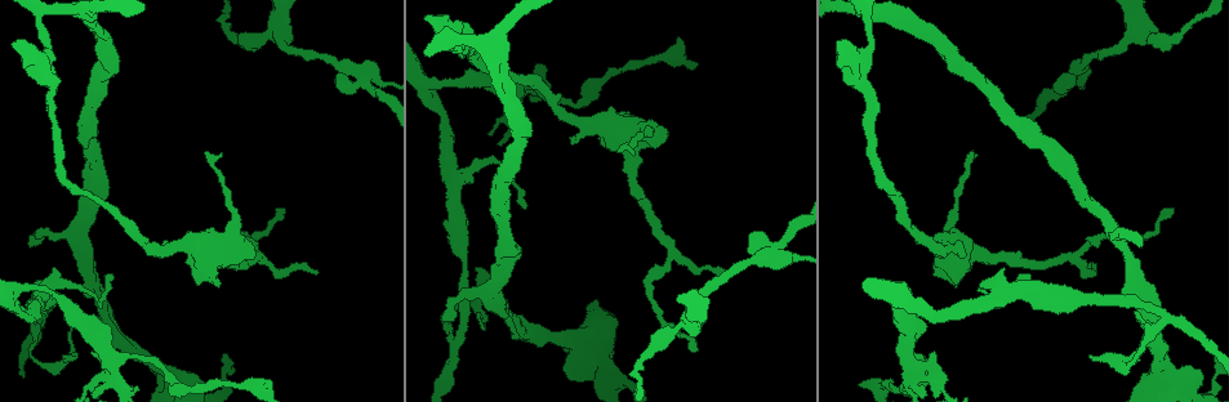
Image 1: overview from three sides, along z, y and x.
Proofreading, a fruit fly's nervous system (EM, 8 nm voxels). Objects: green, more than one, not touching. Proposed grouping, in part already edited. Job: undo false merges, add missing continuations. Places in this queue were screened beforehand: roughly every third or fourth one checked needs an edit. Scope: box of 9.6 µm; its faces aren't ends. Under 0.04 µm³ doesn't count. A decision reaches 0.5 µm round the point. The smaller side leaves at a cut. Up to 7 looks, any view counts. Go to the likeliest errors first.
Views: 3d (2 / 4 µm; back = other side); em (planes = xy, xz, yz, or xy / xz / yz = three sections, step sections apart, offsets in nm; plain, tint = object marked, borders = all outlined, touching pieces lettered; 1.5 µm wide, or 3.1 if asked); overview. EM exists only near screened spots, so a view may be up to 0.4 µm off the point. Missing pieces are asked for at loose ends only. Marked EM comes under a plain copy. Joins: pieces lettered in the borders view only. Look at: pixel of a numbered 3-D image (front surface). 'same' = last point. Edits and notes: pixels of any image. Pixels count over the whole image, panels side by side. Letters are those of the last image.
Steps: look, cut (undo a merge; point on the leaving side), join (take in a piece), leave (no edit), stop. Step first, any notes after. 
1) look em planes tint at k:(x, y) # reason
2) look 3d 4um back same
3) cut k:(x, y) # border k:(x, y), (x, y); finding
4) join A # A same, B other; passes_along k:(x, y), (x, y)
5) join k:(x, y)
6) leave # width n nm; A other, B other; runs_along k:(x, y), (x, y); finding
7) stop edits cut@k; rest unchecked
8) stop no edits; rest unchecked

look em planes borders at 1:(1141, 246) # an open end

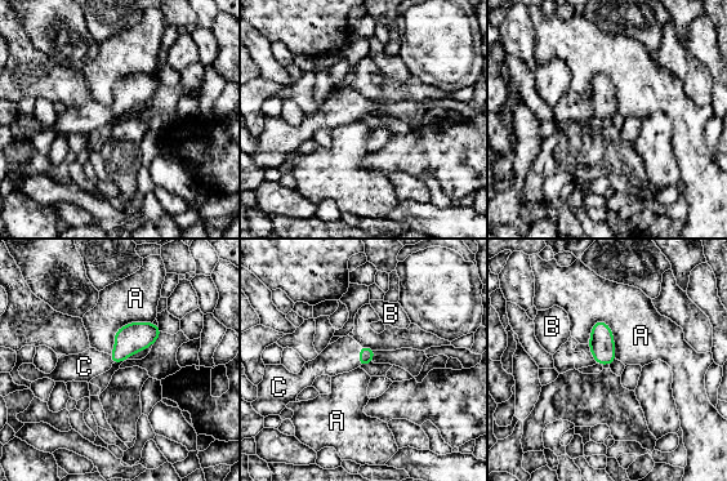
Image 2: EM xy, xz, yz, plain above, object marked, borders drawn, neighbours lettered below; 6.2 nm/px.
join C # A other, B other, C same; it goes on there

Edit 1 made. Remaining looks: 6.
look em planes borders at 1:(963, 258) # branch stops here

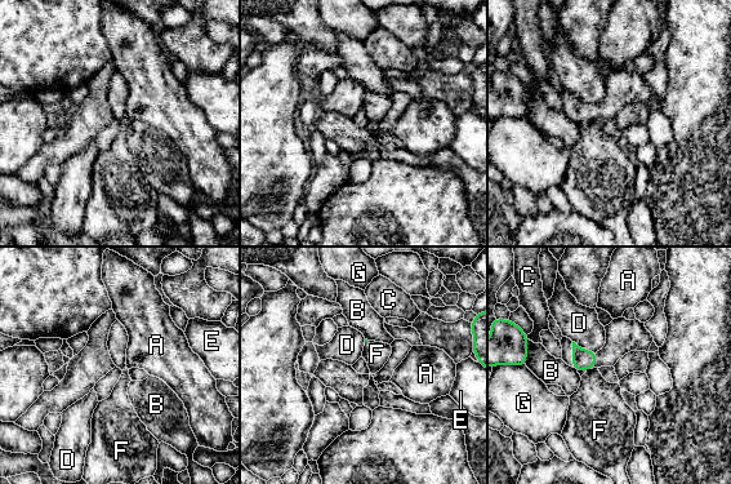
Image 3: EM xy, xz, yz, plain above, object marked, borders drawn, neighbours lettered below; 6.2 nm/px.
leave # A other, B other, C other, D other, E other, F other, G other; border 3:(591, 368), (587, 371); no lettered piece goes on from it

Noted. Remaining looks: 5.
look 3d 4um at 1:(52, 271) # stops while still wide

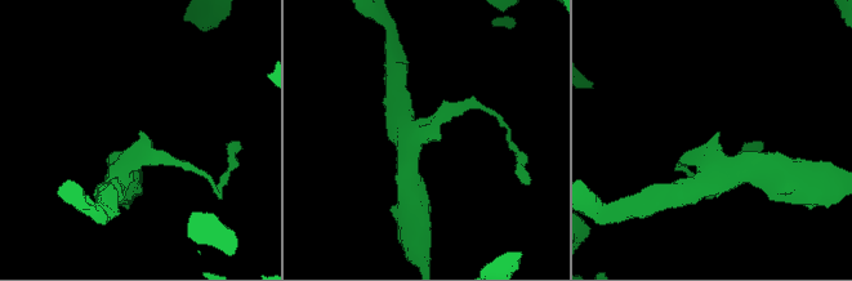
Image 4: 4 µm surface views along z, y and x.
look em planes borders at 4:(427, 143)

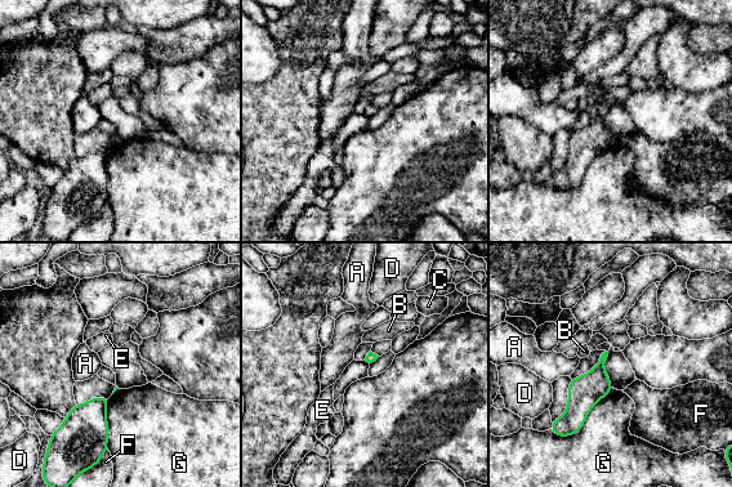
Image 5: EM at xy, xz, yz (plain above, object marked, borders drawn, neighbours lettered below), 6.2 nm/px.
leave # A other, B other, C other, D other, E other, F other, G other; border 5:(612, 388), (577, 432), (549, 429); no lettered piece goes on from it

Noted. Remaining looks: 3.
stop edits join@2; rest unchecked

